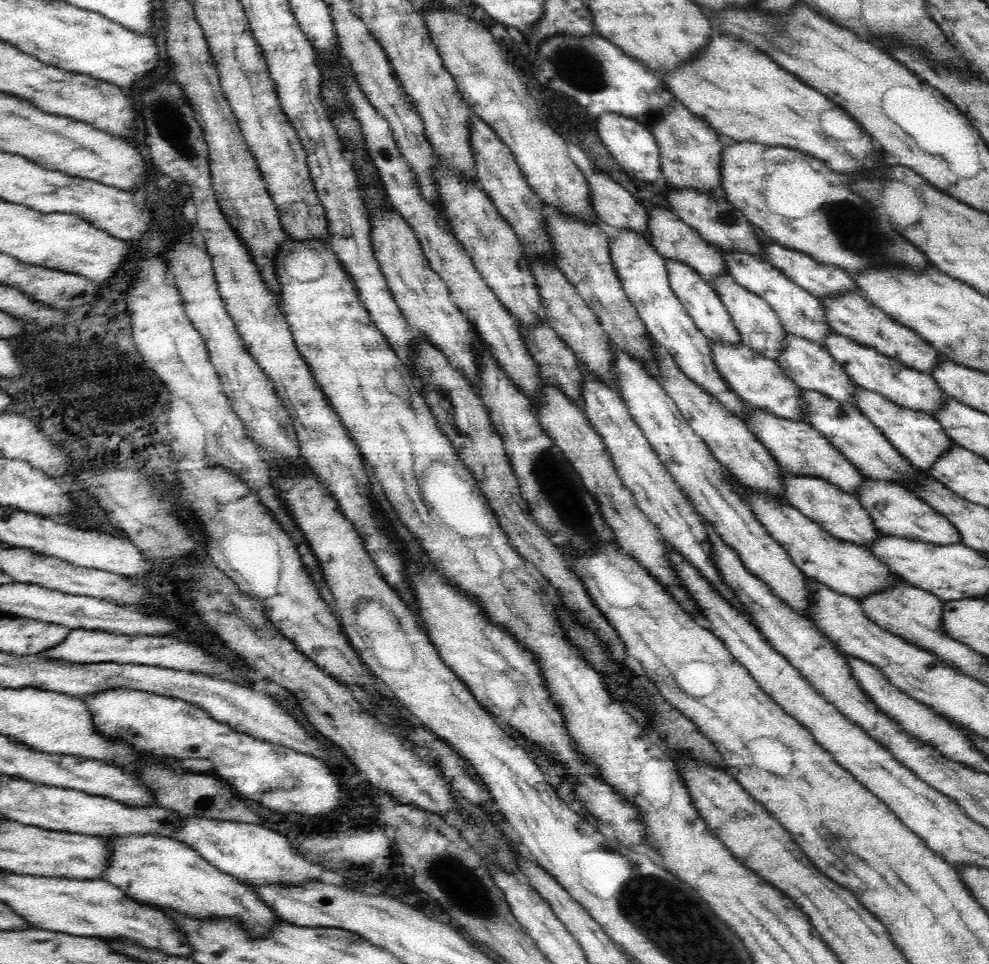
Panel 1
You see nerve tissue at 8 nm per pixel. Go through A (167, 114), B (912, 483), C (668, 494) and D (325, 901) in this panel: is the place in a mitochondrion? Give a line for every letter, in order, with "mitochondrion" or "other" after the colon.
A: mitochondrion
B: other
C: other
D: other

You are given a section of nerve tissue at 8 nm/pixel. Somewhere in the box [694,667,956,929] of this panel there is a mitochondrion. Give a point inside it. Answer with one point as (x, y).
(834, 837)

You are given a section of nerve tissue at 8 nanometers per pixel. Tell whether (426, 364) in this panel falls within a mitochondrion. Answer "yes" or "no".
yes

